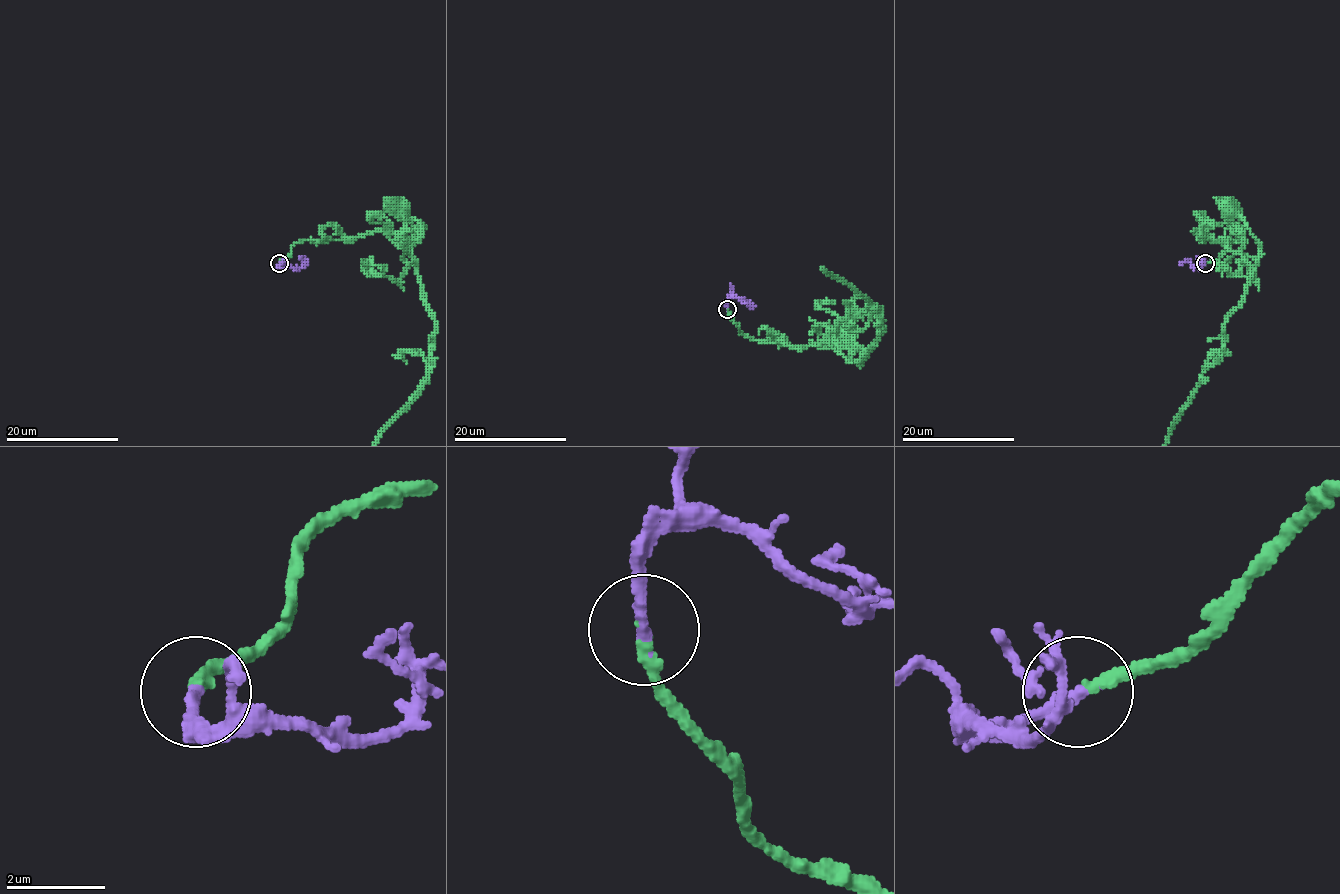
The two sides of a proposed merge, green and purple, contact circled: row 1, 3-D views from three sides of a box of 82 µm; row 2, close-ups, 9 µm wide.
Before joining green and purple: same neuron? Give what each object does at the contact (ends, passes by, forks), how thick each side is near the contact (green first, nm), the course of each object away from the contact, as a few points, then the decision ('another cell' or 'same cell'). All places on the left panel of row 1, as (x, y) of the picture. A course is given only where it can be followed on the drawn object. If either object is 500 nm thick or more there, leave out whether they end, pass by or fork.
green ends there; purple ends there; 260 nm thick on the green side, 260 nm on the other; green runs (279, 263), (299, 242), (339, 240), (383, 230), (413, 263), (414, 228), (397, 209); purple runs (279, 263), (279, 266), (301, 268), (306, 263), (301, 256); same cell

